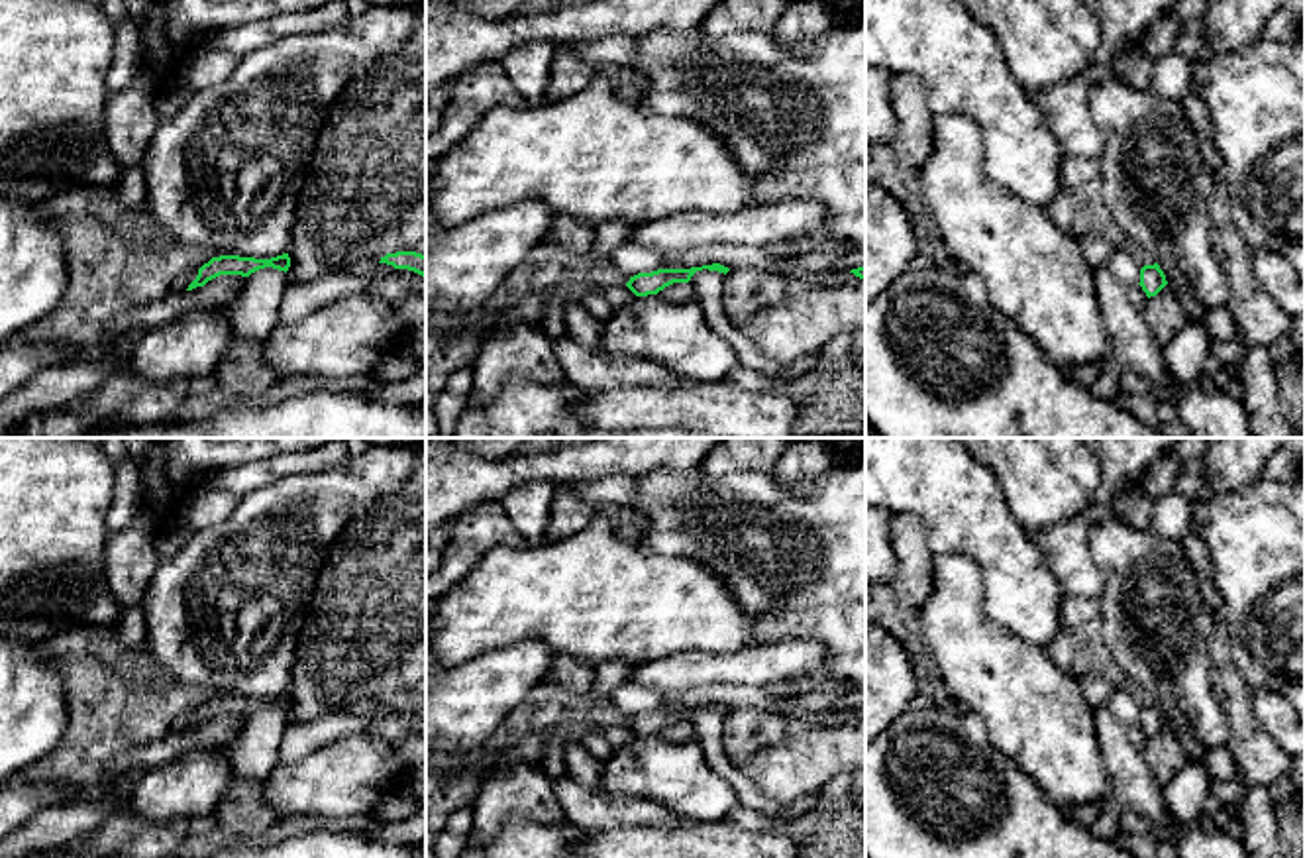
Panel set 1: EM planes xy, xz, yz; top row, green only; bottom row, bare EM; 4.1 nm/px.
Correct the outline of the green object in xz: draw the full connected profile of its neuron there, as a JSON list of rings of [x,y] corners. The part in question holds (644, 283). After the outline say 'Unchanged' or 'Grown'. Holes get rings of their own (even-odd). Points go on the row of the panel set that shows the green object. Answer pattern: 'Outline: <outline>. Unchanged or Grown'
Outline: [[[720,263],[691,267],[691,269],[657,269],[657,271],[652,271],[652,273],[638,273],[638,275],[630,277],[626,287],[636,296],[657,295],[659,291],[663,291],[665,287],[669,287],[673,283],[689,283],[691,277],[697,271],[703,271],[703,269],[718,271],[718,273],[724,273],[724,275],[730,271],[728,267],[724,267]]]. Unchanged

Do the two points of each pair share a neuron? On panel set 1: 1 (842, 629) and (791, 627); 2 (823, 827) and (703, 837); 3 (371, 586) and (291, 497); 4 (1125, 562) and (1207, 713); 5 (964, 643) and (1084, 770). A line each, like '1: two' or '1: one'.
1: one
2: one
3: two
4: one
5: one

